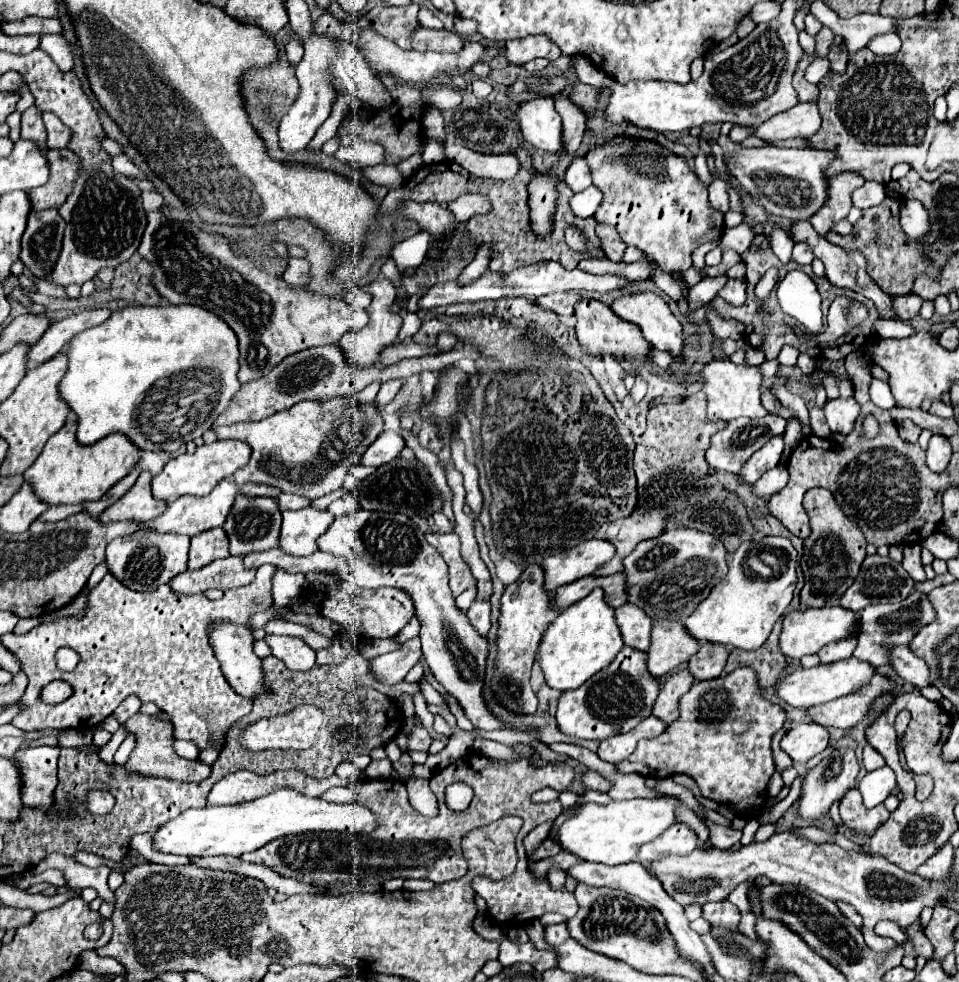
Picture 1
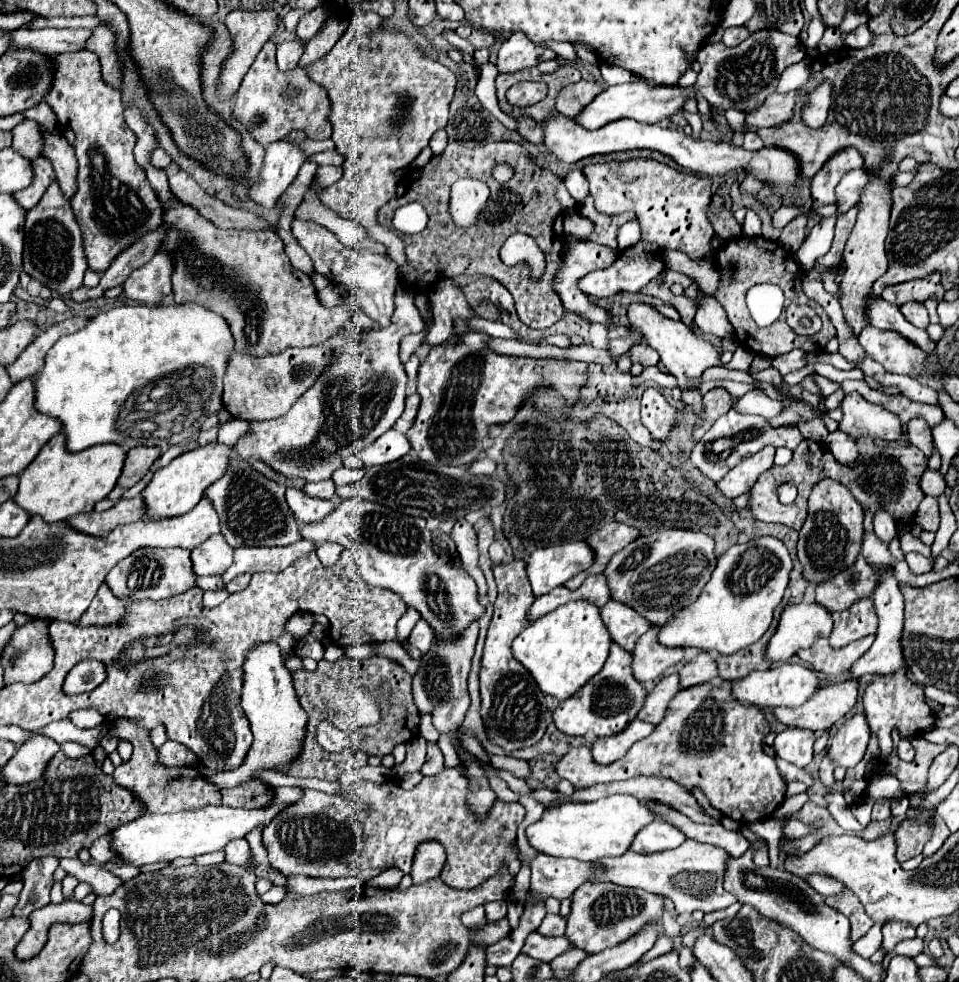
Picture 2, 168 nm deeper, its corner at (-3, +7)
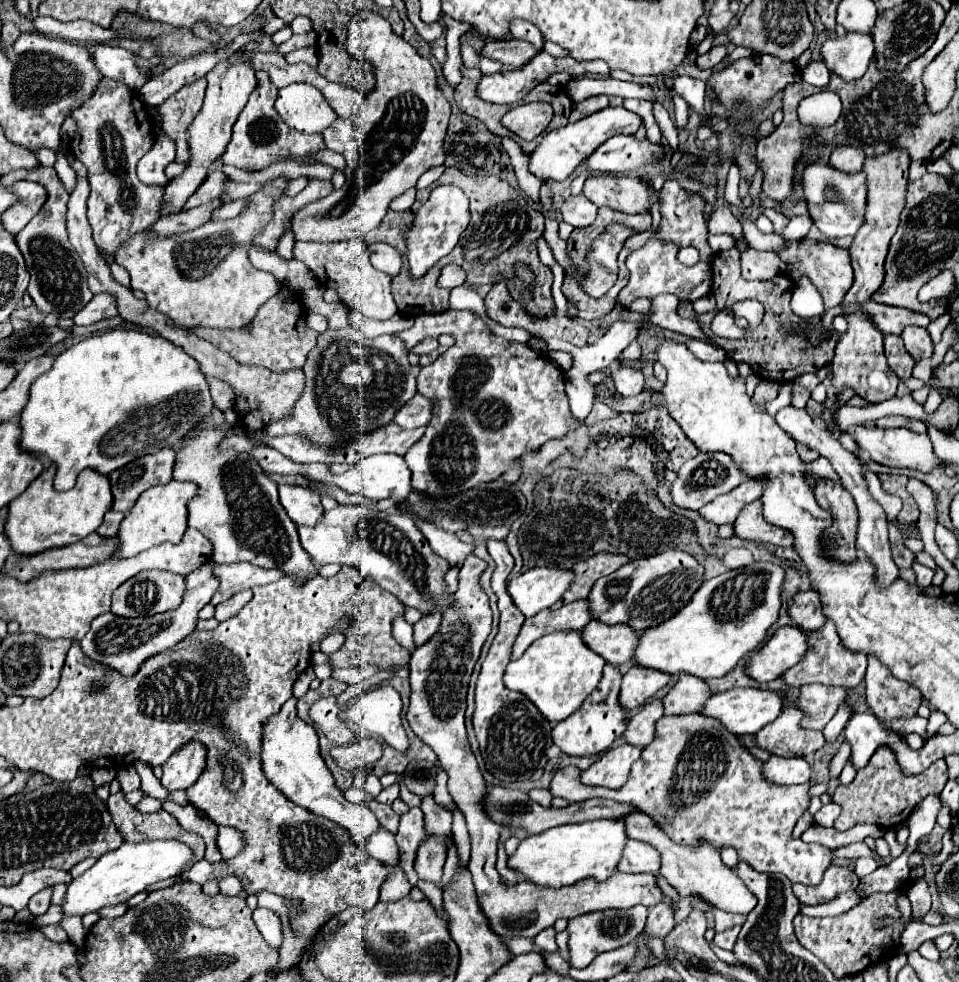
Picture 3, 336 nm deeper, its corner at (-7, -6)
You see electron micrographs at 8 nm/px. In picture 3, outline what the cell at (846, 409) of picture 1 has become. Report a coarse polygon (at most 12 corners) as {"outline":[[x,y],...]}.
{"outline":[[855,426],[861,452],[885,466],[931,472],[929,436]]}

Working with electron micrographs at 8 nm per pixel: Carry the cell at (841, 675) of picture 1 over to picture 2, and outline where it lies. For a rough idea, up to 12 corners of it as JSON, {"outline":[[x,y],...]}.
{"outline":[[799,663],[733,681],[743,707],[799,707],[819,681]]}

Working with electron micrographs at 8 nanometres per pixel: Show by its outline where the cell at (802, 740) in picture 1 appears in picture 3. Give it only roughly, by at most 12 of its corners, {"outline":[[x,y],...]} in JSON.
{"outline":[[771,756],[763,774],[775,784],[805,784],[813,768],[805,758]]}

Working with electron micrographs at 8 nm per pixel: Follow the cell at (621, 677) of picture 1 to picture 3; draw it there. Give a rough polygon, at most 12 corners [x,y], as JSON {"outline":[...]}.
{"outline":[[605,664],[583,706],[553,728],[571,756],[607,750],[627,728],[623,674]]}

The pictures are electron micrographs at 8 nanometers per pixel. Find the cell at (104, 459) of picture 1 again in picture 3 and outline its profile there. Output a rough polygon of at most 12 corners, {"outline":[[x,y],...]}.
{"outline":[[55,464],[9,504],[13,552],[35,554],[95,532],[109,476],[83,470],[67,492]]}

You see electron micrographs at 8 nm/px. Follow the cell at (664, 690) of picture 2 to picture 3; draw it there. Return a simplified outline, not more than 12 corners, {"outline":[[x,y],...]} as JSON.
{"outline":[[663,700],[647,702],[625,730],[625,740],[645,748],[655,738]]}

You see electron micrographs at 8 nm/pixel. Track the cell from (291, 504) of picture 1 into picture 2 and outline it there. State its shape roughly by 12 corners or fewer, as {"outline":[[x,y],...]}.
{"outline":[[331,479],[307,483],[305,493],[331,499],[335,483]]}

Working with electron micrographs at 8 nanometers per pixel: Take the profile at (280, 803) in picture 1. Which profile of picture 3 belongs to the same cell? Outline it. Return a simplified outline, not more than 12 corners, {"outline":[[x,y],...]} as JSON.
{"outline":[[181,840],[123,842],[69,884],[65,914],[121,904],[193,862]]}

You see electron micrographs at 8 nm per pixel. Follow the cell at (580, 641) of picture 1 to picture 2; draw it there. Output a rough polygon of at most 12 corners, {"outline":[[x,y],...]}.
{"outline":[[571,601],[523,629],[513,657],[573,697],[607,661],[599,609]]}

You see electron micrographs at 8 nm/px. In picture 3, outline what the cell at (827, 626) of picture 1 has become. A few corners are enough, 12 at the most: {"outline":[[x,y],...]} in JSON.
{"outline":[[781,626],[749,660],[747,674],[775,680],[799,664],[807,632]]}

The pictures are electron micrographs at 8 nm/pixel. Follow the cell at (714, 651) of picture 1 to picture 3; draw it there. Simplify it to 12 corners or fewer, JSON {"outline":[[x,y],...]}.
{"outline":[[683,676],[663,698],[665,714],[703,710],[711,688]]}

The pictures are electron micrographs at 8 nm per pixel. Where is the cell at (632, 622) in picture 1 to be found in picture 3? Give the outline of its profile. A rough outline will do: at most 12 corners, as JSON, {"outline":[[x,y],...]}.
{"outline":[[591,620],[583,640],[605,662],[623,668],[639,632]]}

